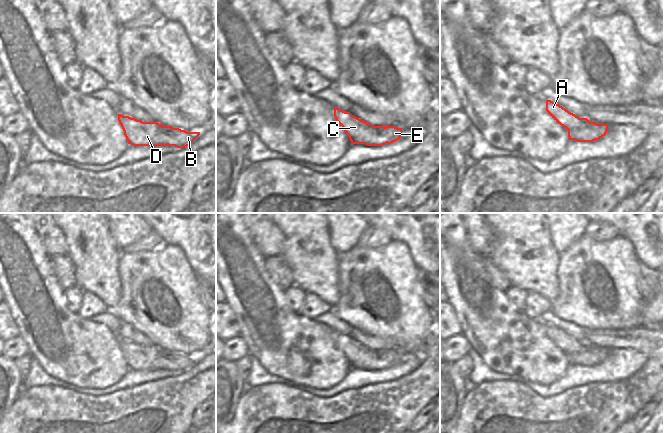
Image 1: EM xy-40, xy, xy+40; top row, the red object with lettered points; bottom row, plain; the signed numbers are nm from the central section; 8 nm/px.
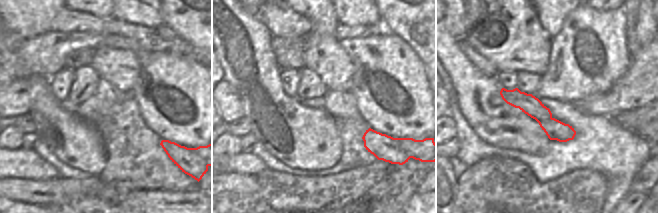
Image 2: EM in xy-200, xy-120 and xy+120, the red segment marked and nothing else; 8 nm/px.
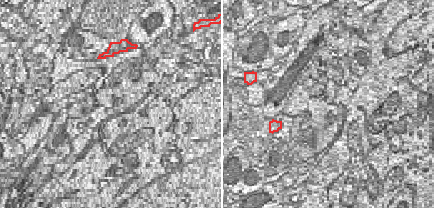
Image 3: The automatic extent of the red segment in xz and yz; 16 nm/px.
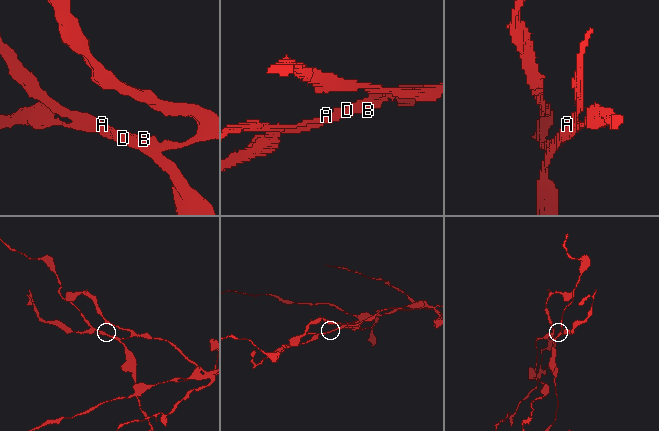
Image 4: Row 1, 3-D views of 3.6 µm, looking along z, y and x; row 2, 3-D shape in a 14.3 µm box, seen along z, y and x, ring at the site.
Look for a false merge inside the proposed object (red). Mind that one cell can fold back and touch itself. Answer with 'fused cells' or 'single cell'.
fused cells

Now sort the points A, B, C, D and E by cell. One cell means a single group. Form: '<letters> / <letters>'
A C D / B E

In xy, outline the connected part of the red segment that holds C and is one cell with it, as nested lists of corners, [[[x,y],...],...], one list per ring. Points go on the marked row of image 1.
[[[334,108],[334,117],[338,124],[344,129],[352,144],[365,144],[373,146],[365,138],[371,136],[374,128],[384,128],[385,126],[374,126],[355,116],[350,112],[345,112],[339,108]]]

